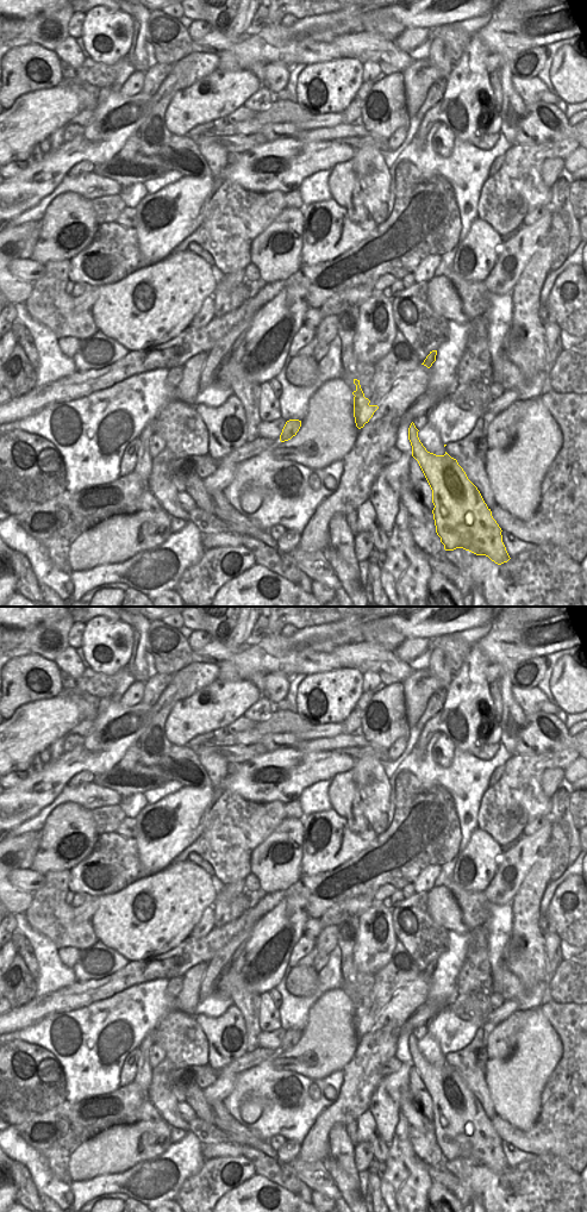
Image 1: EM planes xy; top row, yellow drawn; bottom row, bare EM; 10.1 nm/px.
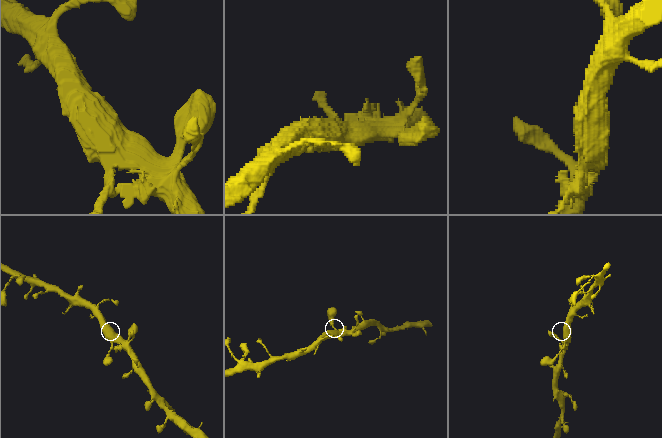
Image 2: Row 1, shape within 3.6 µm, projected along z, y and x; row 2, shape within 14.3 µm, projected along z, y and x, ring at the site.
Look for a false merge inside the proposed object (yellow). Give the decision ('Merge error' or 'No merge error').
No merge error.

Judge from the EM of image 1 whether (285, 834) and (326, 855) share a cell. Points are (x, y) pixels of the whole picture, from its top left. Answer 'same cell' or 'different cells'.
different cells

